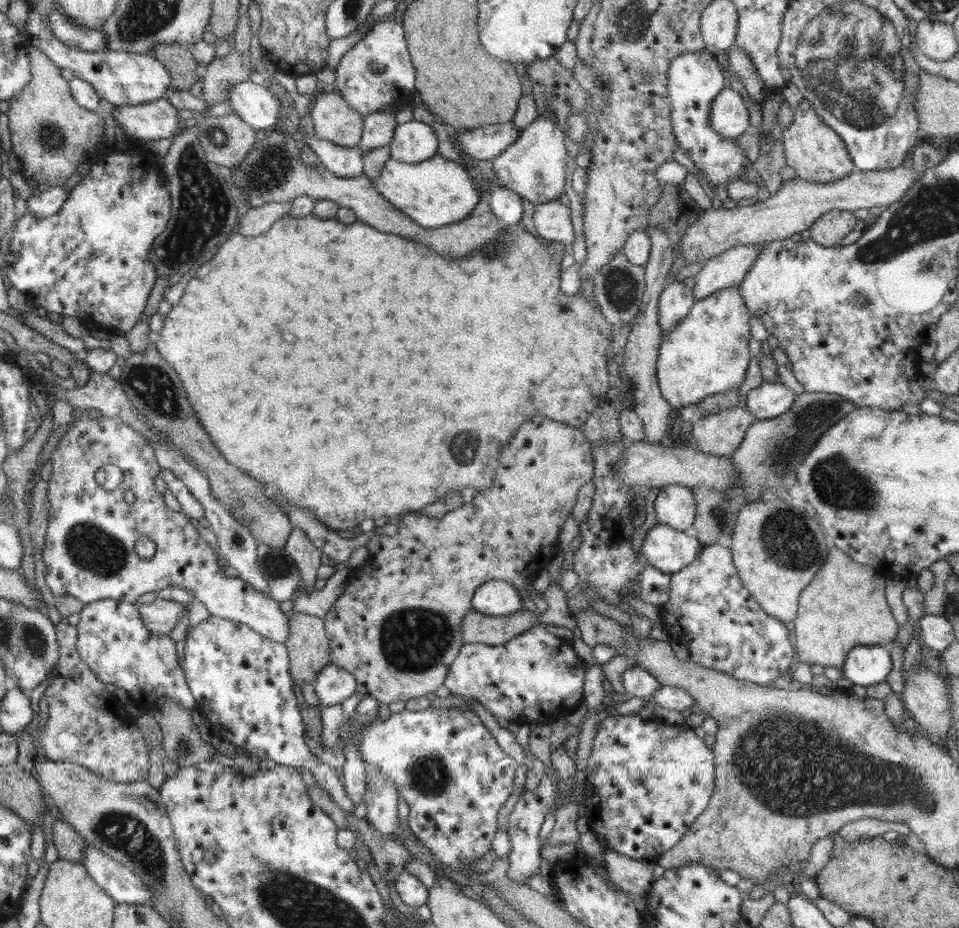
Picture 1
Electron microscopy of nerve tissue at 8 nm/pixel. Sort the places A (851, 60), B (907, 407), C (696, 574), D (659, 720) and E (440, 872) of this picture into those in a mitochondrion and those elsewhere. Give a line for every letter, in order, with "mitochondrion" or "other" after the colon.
A: mitochondrion
B: other
C: other
D: other
E: other

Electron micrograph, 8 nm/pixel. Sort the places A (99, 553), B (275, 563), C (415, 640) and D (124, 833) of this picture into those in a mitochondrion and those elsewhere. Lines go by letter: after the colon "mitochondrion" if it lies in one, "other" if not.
A: mitochondrion
B: mitochondrion
C: mitochondrion
D: mitochondrion

